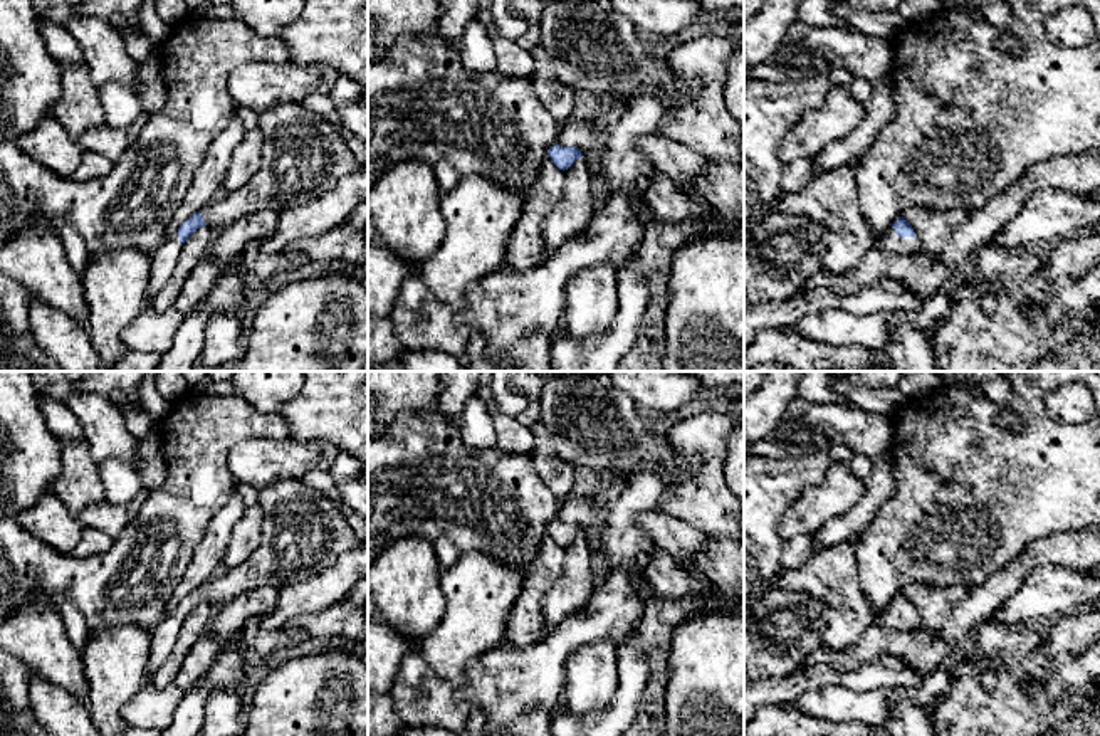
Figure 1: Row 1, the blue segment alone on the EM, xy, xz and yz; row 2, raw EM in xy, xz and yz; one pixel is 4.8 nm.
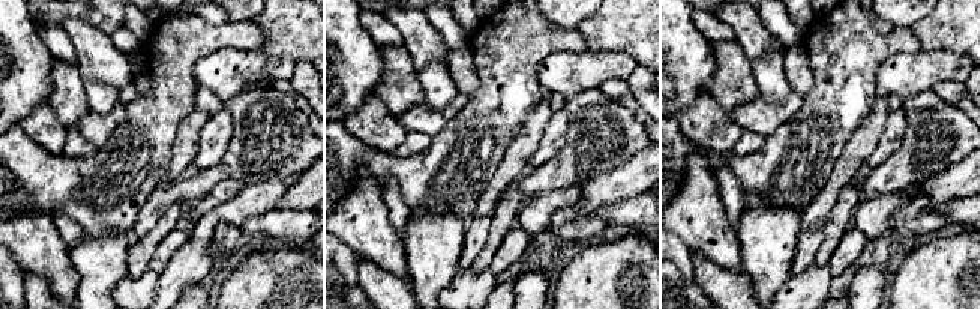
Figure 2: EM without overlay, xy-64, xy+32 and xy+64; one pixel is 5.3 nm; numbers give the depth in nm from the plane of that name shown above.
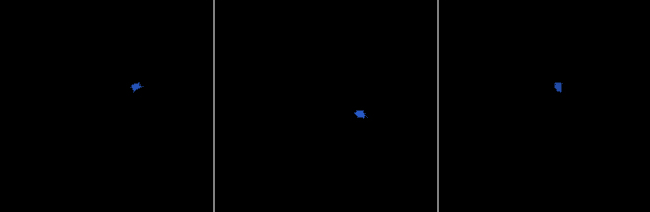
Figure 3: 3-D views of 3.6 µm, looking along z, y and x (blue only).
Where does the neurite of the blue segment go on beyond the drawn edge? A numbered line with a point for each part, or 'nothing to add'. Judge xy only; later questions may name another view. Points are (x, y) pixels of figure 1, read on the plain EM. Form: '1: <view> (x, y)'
1: xy (303, 531)
2: xy (163, 636)

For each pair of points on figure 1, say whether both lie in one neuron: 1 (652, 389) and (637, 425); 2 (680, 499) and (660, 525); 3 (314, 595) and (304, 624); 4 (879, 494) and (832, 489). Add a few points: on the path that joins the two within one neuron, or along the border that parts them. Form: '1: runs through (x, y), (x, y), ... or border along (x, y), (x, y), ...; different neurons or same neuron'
1: border along (617, 389), (623, 390), (645, 415); different neurons
2: border along (657, 509), (675, 515), (704, 533); different neurons
3: border along (341, 600), (323, 610), (306, 614), (298, 622); different neurons
4: border along (865, 486), (865, 491), (853, 504), (832, 516); different neurons

